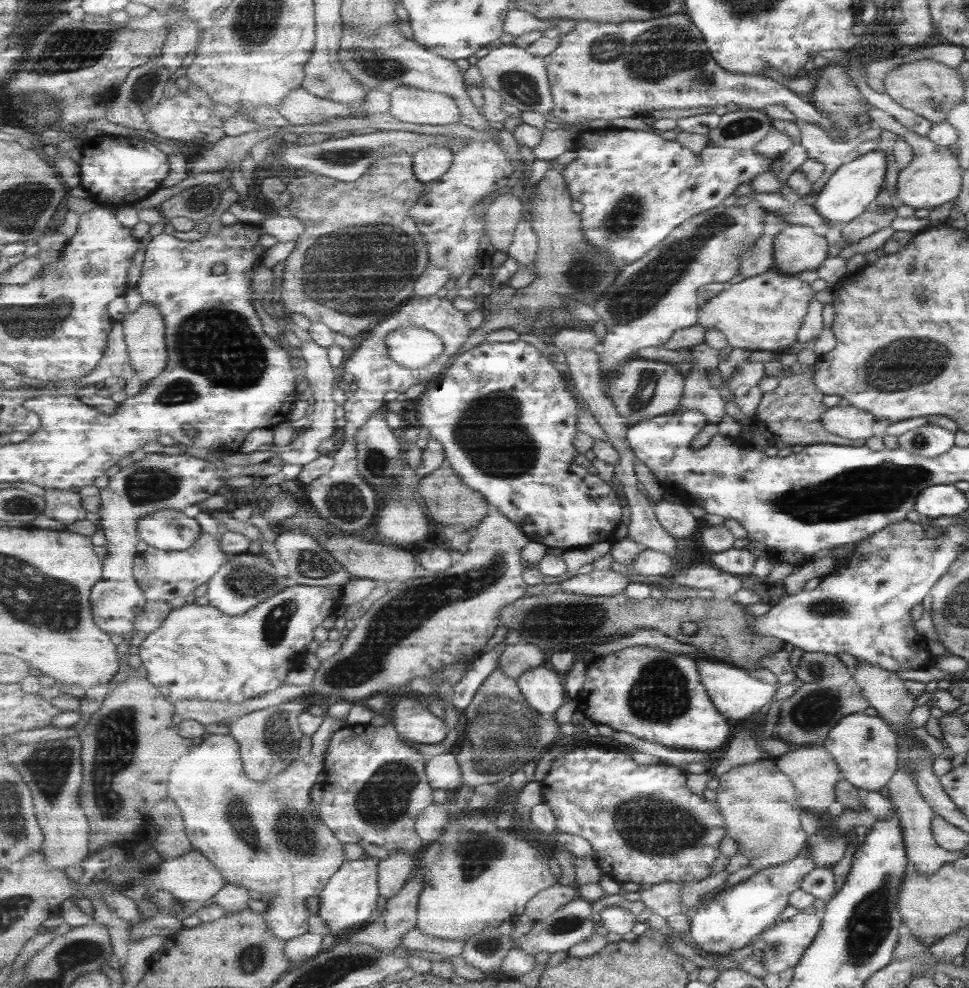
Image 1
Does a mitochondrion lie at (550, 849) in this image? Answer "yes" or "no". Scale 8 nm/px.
no

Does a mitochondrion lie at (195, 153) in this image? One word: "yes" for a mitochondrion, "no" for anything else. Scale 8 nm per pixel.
no

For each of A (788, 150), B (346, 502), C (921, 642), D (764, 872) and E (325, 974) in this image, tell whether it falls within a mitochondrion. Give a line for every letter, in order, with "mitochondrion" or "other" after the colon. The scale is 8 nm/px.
A: other
B: mitochondrion
C: other
D: other
E: mitochondrion

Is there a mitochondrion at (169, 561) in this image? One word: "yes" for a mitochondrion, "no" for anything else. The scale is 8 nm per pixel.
no

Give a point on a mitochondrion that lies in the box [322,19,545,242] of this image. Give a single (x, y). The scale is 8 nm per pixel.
(379, 63)

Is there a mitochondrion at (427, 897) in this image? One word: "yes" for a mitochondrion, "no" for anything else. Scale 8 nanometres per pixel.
no

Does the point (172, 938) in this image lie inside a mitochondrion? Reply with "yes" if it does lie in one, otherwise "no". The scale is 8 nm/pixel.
no

